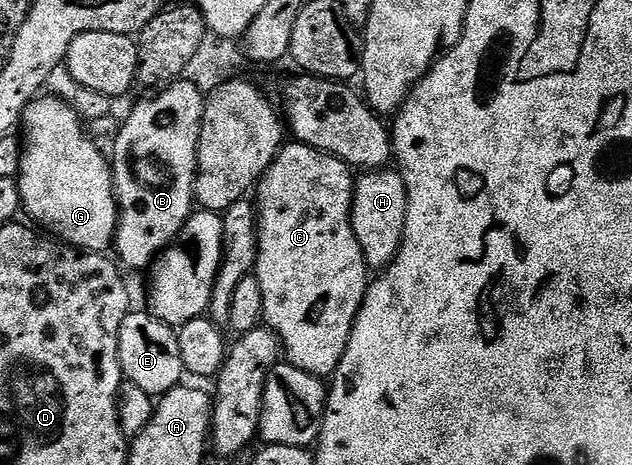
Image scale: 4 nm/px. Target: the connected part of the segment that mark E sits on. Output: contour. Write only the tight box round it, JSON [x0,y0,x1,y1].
[119,309,185,397]

